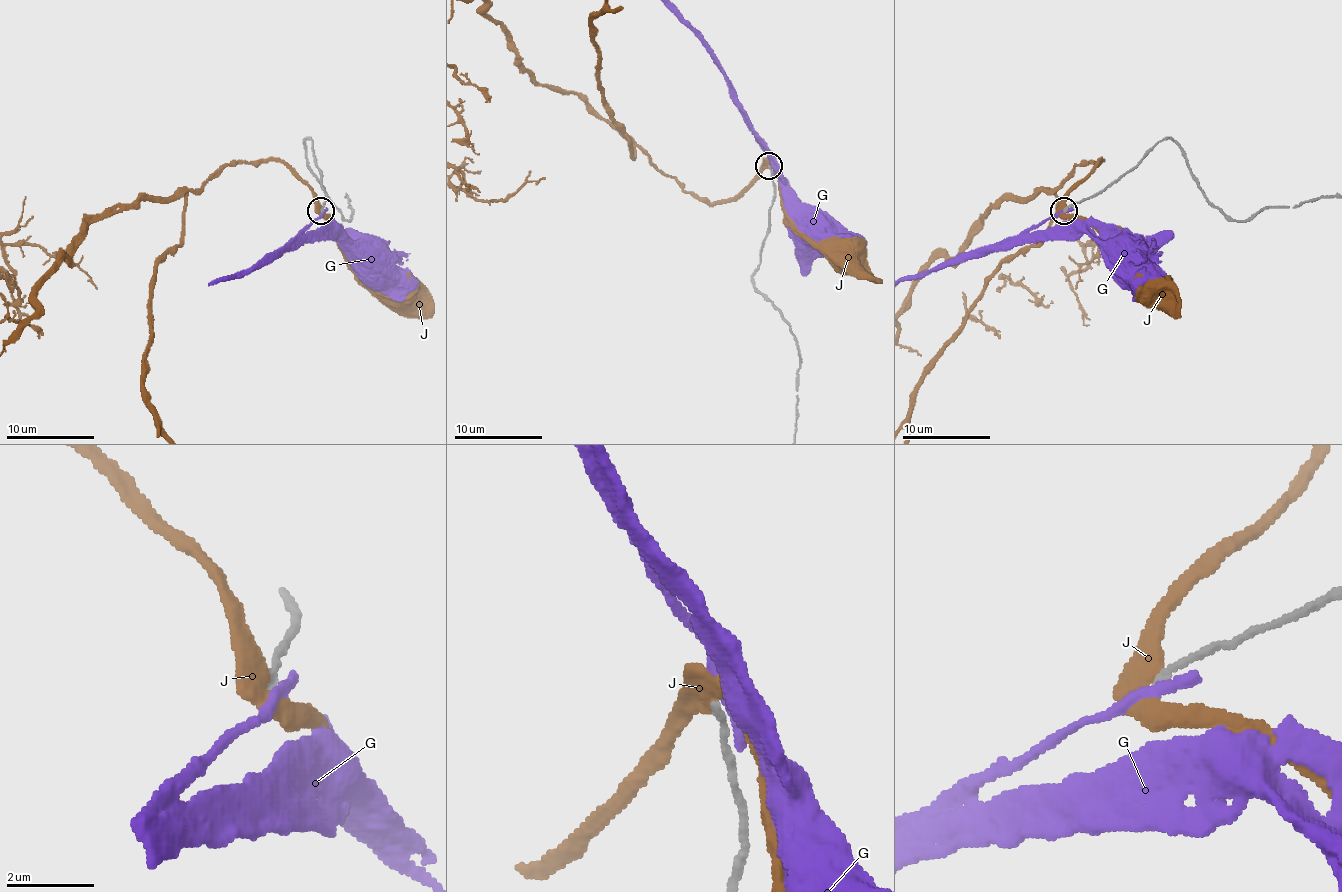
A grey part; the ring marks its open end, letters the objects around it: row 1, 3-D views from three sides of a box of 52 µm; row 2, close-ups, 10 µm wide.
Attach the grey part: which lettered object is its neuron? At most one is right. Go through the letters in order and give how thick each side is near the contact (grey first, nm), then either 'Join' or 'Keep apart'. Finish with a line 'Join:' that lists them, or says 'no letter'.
G: Thickness 170 nm (grey) against 320 nm. Keep apart
J: Thickness 180 nm (grey) against 320 nm. Keep apart
Join: no letter

